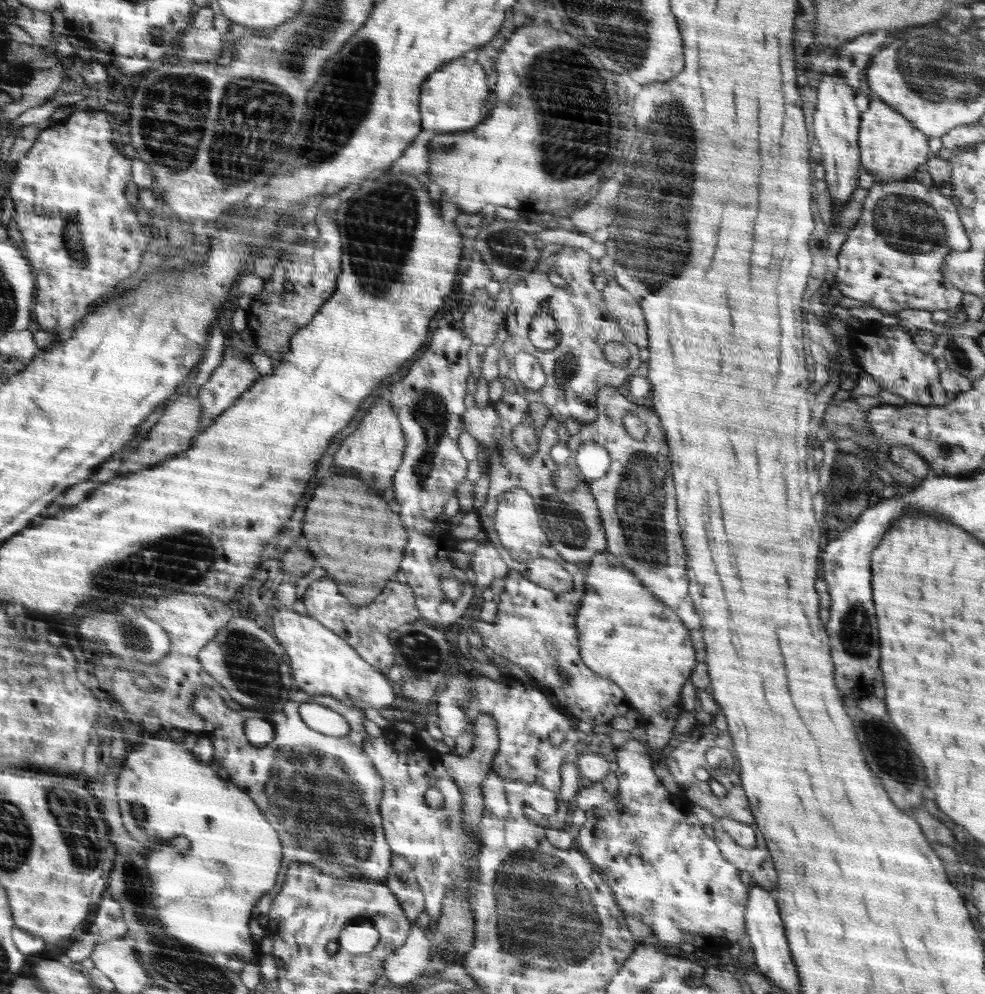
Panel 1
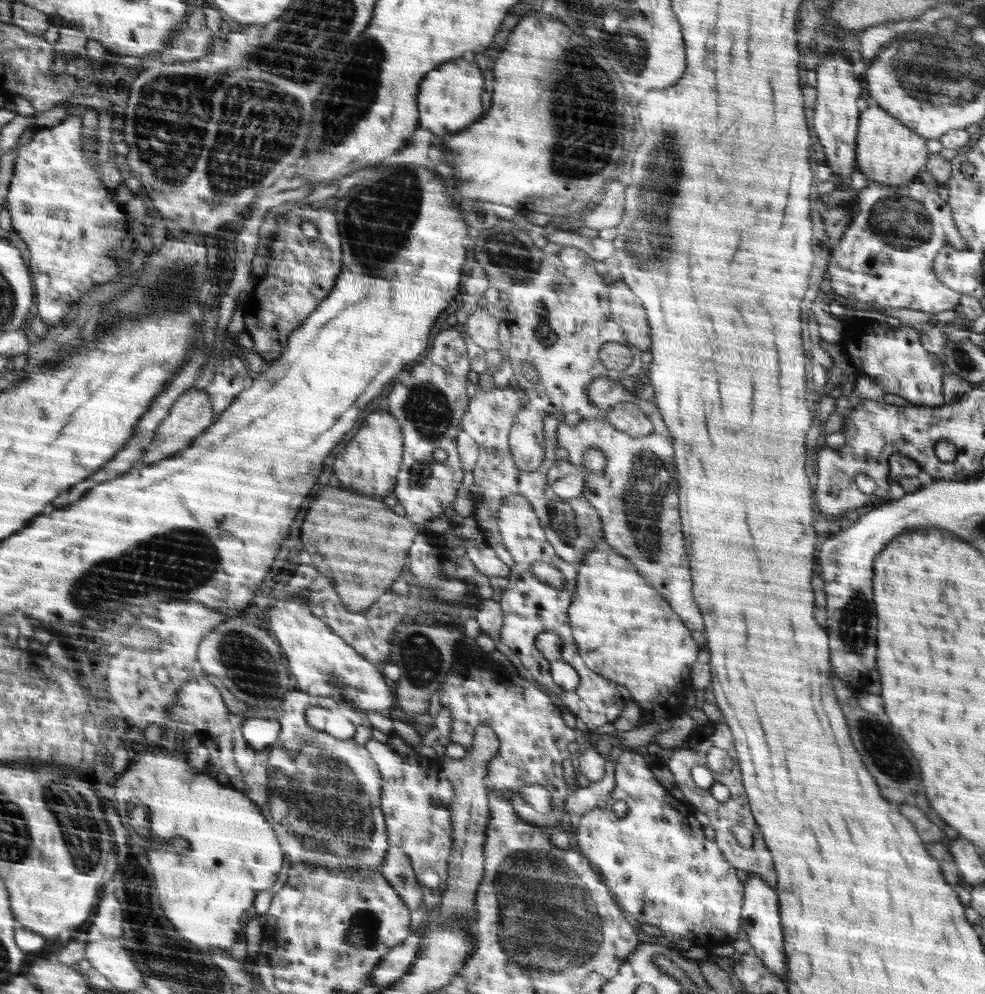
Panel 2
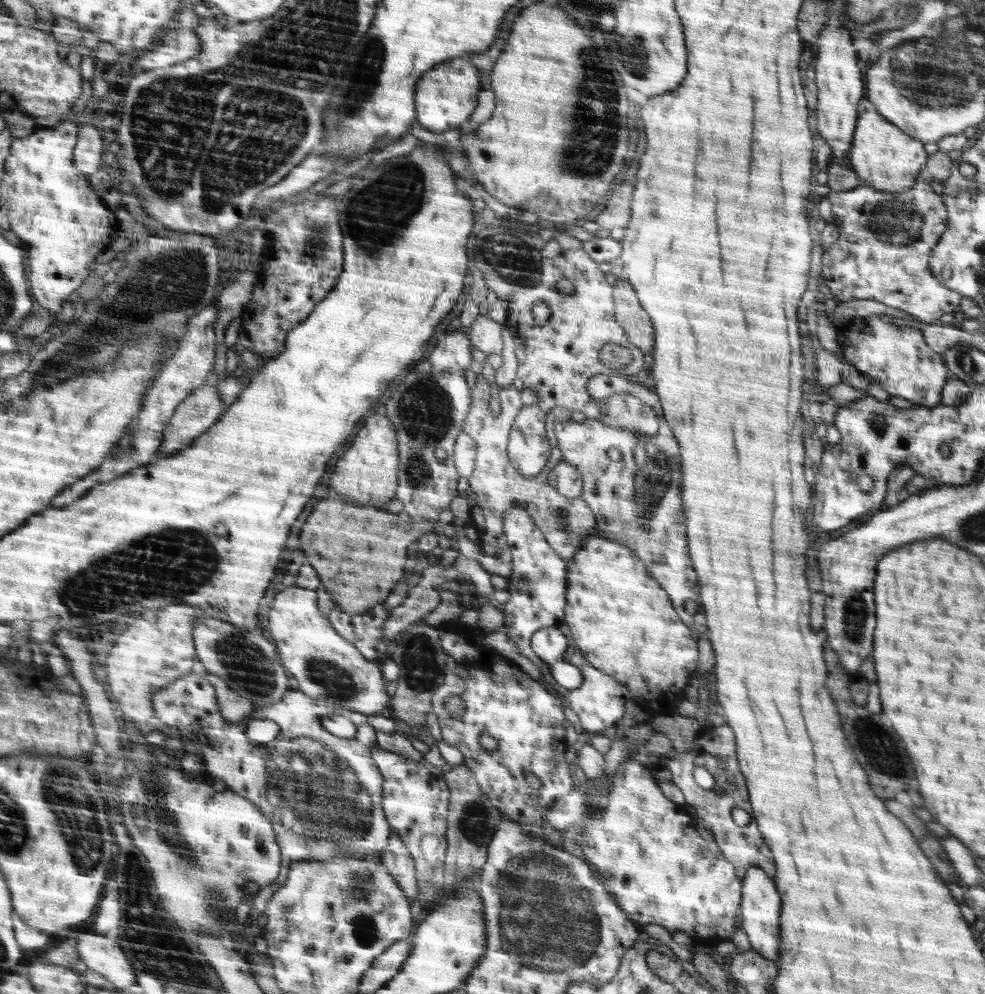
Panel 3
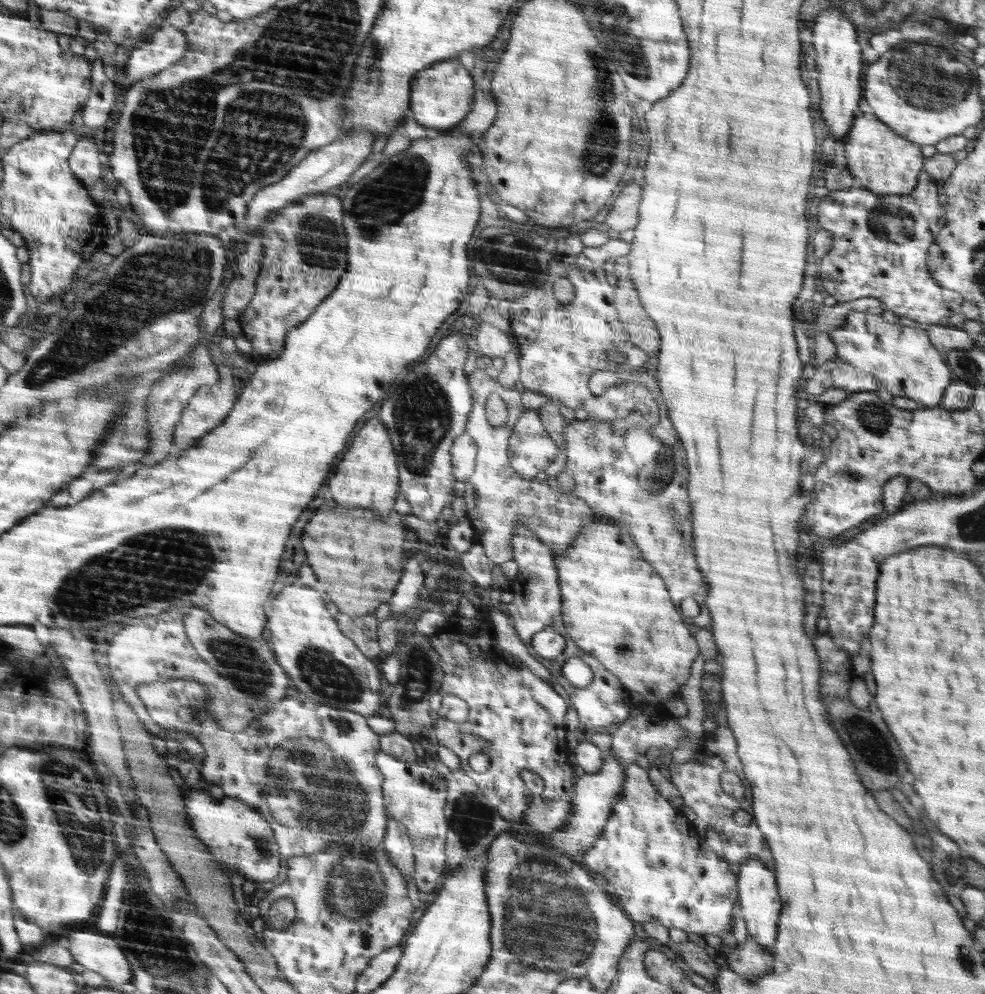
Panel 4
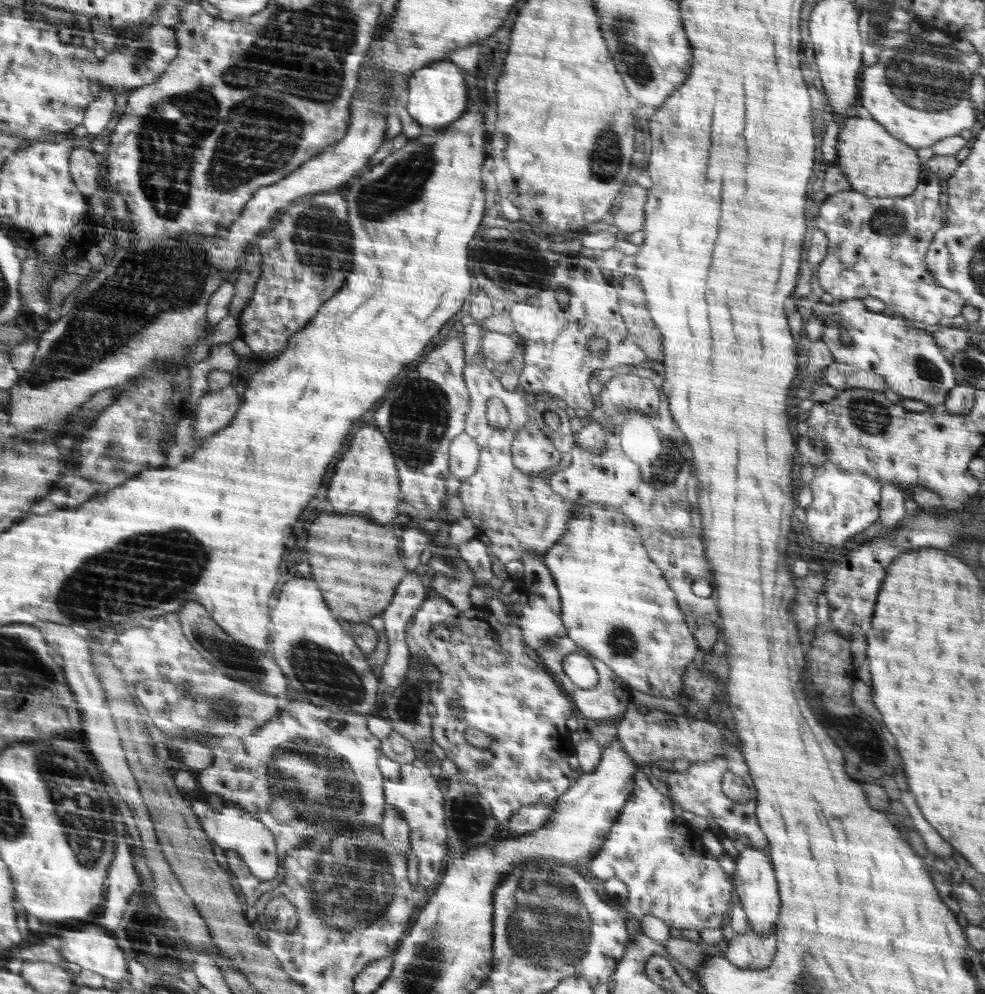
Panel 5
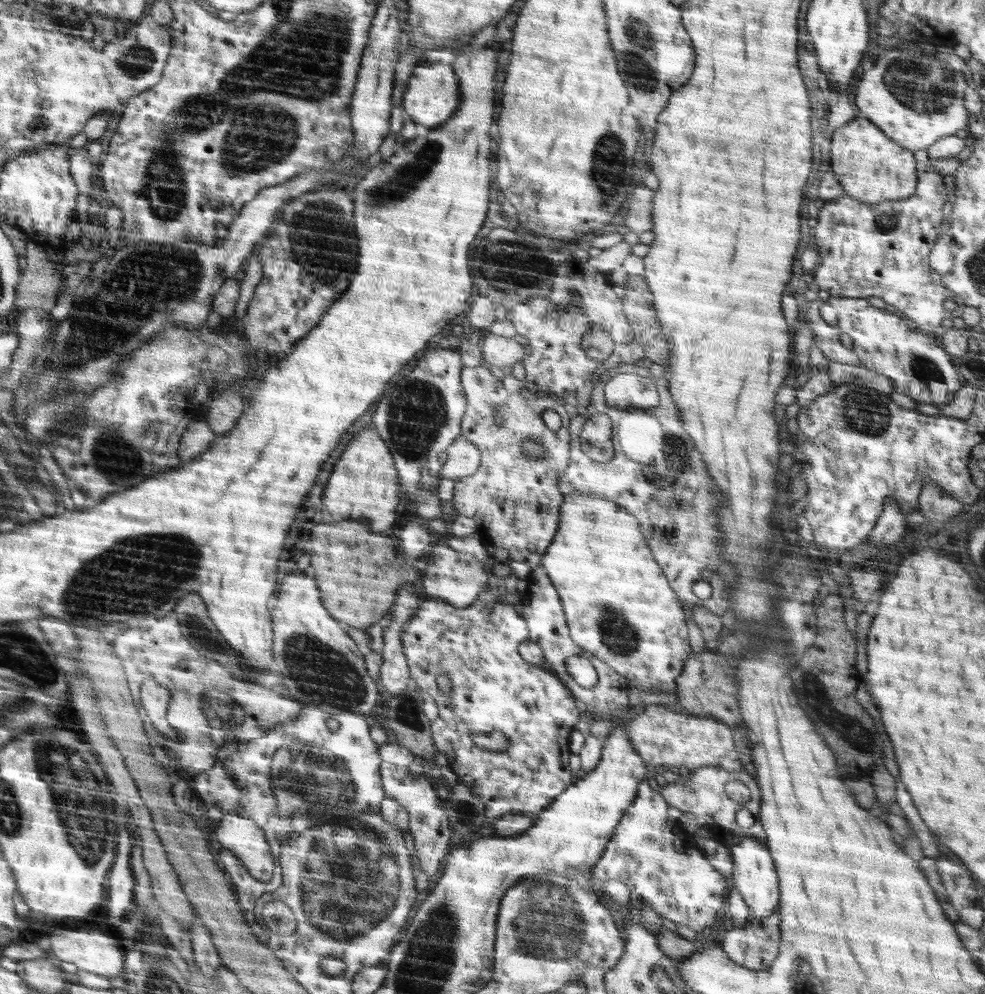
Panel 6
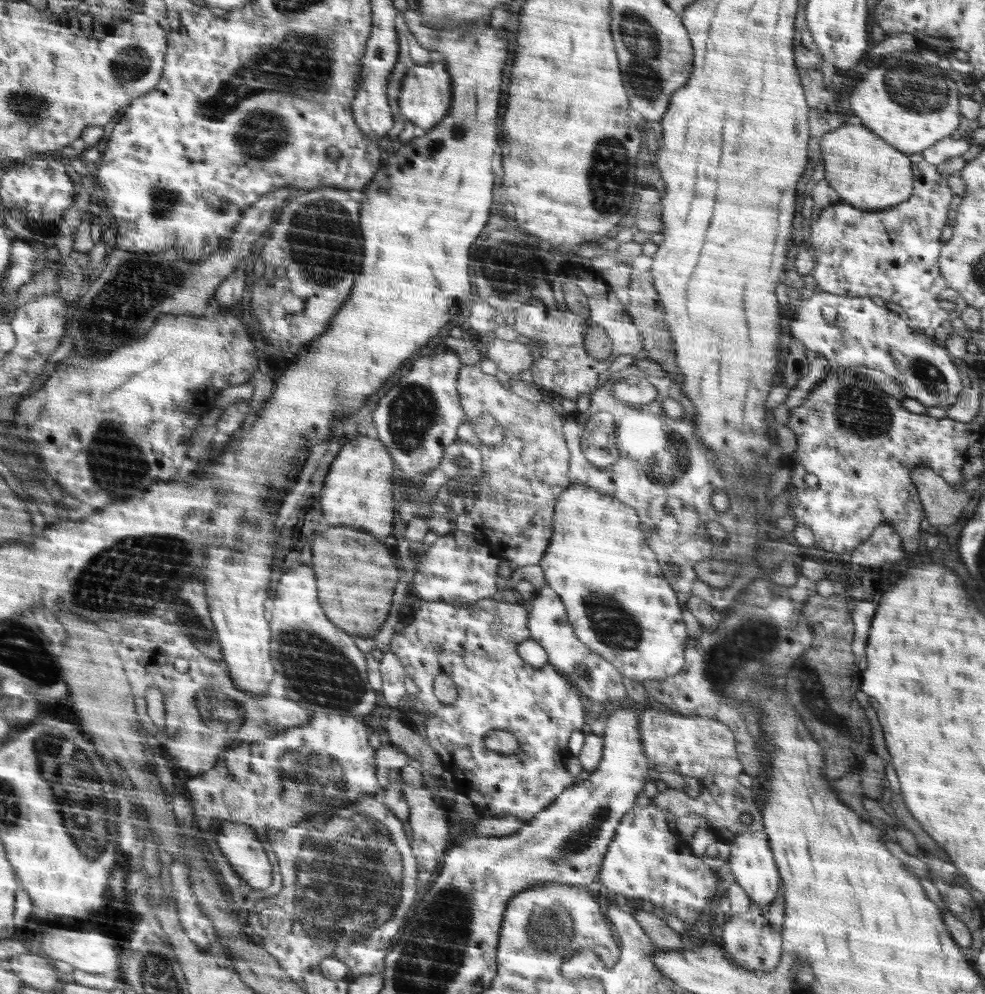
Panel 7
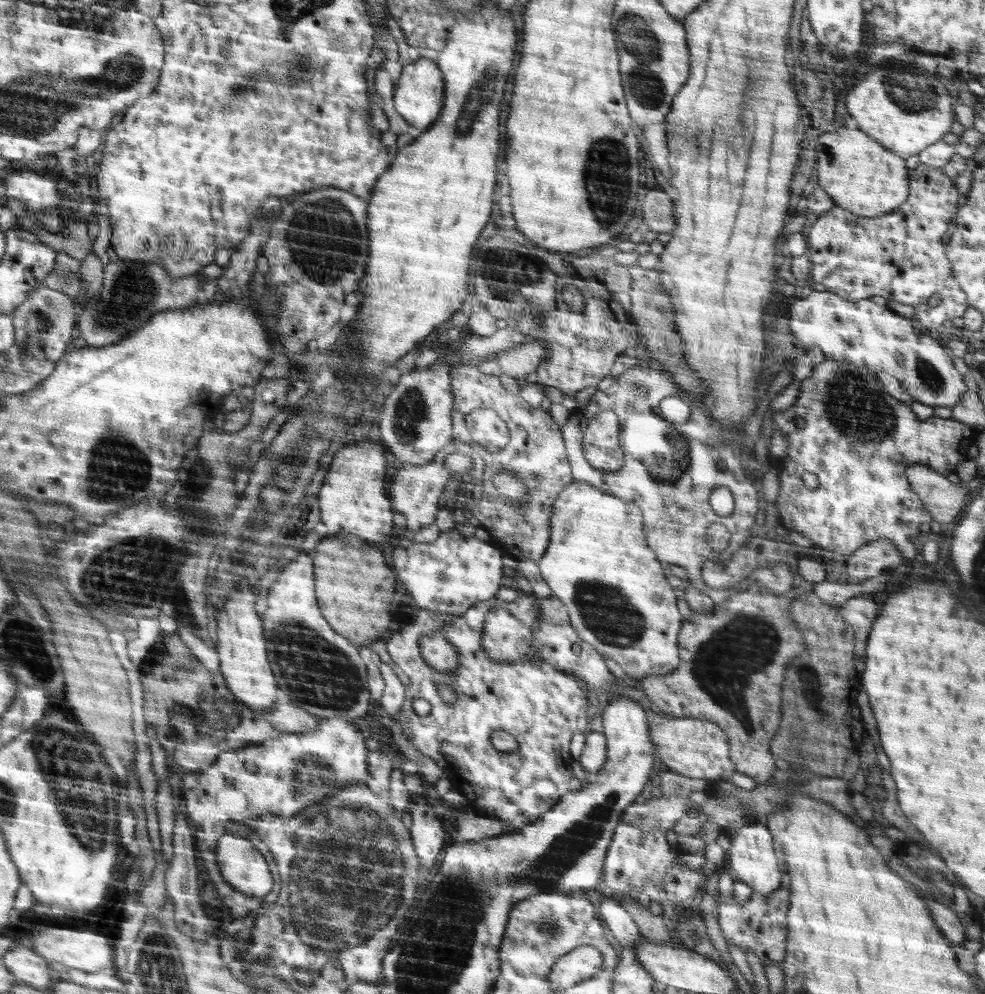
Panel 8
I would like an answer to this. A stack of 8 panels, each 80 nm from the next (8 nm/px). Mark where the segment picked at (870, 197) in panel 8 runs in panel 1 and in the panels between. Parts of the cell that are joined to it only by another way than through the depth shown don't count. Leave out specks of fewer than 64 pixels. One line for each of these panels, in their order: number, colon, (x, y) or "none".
1: (891, 148)
2: (888, 153)
3: (884, 157)
4: (879, 159)
5: (876, 163)
6: (870, 167)
7: (868, 173)

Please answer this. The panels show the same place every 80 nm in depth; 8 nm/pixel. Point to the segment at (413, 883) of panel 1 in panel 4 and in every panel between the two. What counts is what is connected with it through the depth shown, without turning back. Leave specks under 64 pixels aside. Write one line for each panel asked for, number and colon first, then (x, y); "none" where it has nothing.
2: (397, 868)
3: (396, 857)
4: (397, 842)

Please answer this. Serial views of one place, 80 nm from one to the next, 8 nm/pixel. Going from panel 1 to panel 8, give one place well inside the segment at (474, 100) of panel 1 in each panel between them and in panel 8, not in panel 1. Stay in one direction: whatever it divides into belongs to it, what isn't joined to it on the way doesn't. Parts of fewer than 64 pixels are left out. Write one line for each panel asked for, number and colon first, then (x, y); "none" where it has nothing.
2: (446, 107)
3: (447, 96)
4: (443, 94)
5: (438, 95)
6: (432, 96)
7: (424, 93)
8: (418, 94)

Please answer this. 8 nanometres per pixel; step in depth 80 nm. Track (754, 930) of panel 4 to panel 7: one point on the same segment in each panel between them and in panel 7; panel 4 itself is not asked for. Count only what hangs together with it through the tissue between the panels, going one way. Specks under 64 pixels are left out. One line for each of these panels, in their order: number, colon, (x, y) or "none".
5: (757, 889)
6: (753, 874)
7: (750, 864)

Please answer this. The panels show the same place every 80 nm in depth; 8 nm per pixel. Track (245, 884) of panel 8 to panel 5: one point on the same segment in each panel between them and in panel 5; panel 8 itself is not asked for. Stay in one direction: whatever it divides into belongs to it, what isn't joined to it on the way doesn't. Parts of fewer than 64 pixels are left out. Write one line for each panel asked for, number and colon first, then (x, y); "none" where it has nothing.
5: (232, 829)
6: (240, 835)
7: (241, 847)

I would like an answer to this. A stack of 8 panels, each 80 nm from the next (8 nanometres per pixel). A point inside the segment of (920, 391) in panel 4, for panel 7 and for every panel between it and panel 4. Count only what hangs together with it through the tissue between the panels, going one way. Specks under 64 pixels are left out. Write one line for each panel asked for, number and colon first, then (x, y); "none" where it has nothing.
5: (911, 363)
6: (883, 342)
7: (864, 334)

